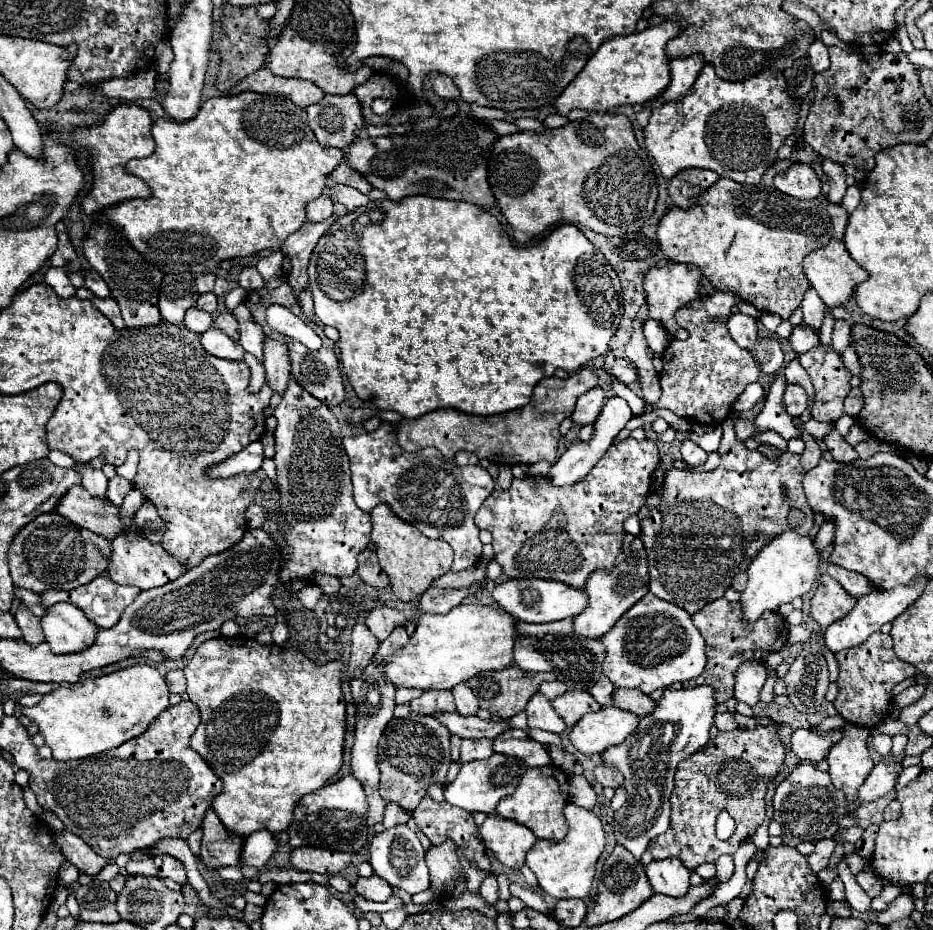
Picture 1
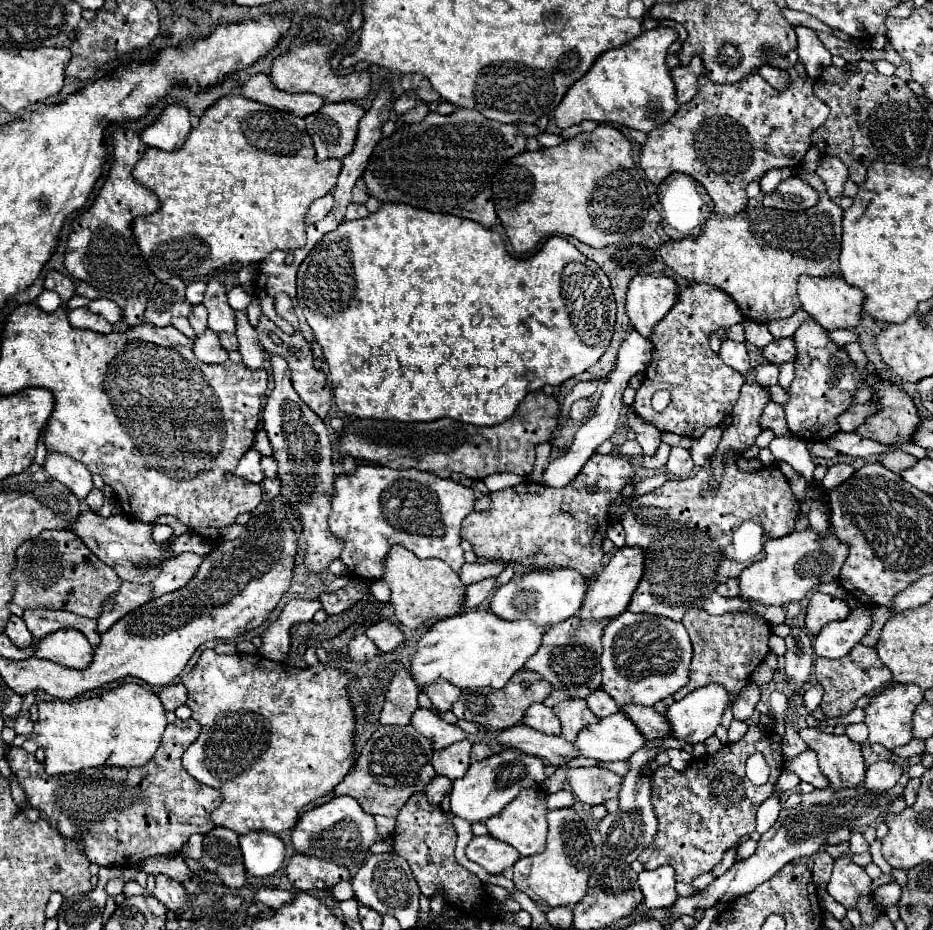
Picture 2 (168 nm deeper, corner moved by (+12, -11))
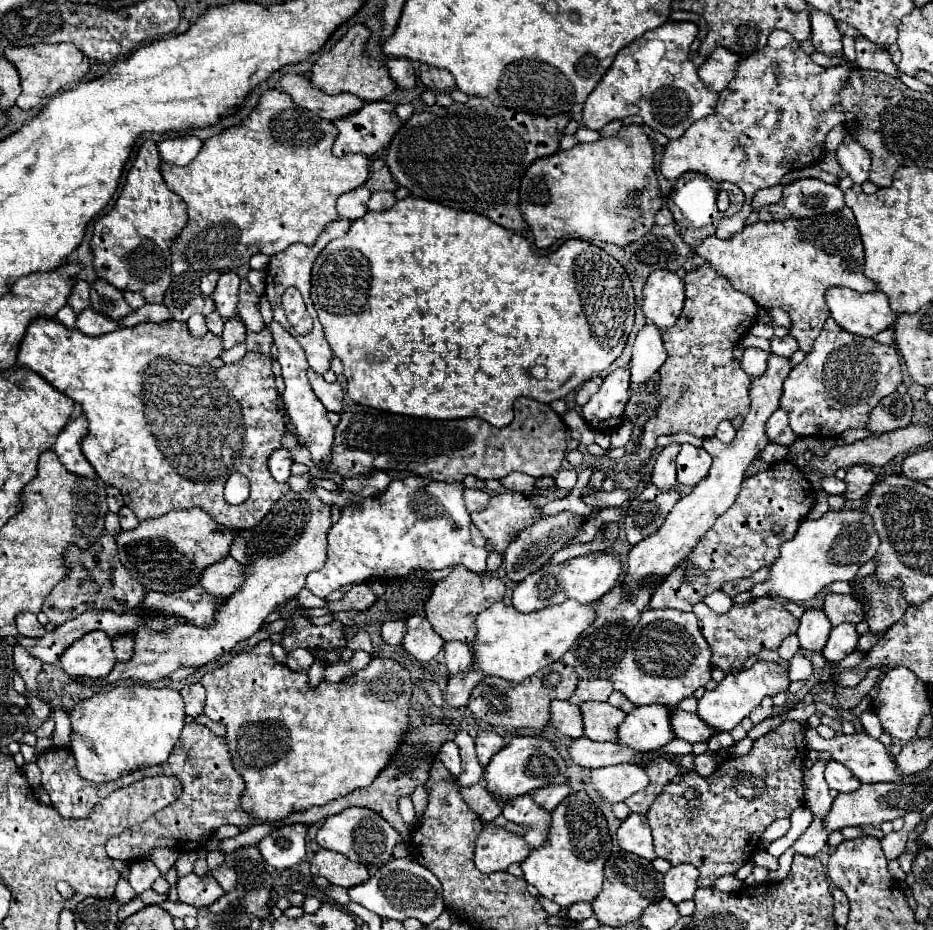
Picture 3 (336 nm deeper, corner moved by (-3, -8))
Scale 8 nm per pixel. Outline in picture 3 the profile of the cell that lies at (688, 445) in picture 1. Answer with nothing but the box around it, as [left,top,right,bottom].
[677,444,711,486]

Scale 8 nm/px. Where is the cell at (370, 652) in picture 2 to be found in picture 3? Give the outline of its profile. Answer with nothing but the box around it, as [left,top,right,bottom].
[381,620,405,646]

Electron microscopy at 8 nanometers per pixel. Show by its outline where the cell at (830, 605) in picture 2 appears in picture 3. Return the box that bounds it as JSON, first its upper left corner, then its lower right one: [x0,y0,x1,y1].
[823,594,863,626]

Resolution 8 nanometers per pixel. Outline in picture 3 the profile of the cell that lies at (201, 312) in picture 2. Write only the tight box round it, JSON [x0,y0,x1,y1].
[205,310,225,334]

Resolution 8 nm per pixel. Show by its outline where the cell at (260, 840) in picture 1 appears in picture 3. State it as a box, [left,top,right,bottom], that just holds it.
[257,824,307,870]

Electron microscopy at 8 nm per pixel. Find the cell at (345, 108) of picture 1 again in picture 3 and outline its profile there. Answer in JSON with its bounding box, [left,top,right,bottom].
[333,100,401,156]

